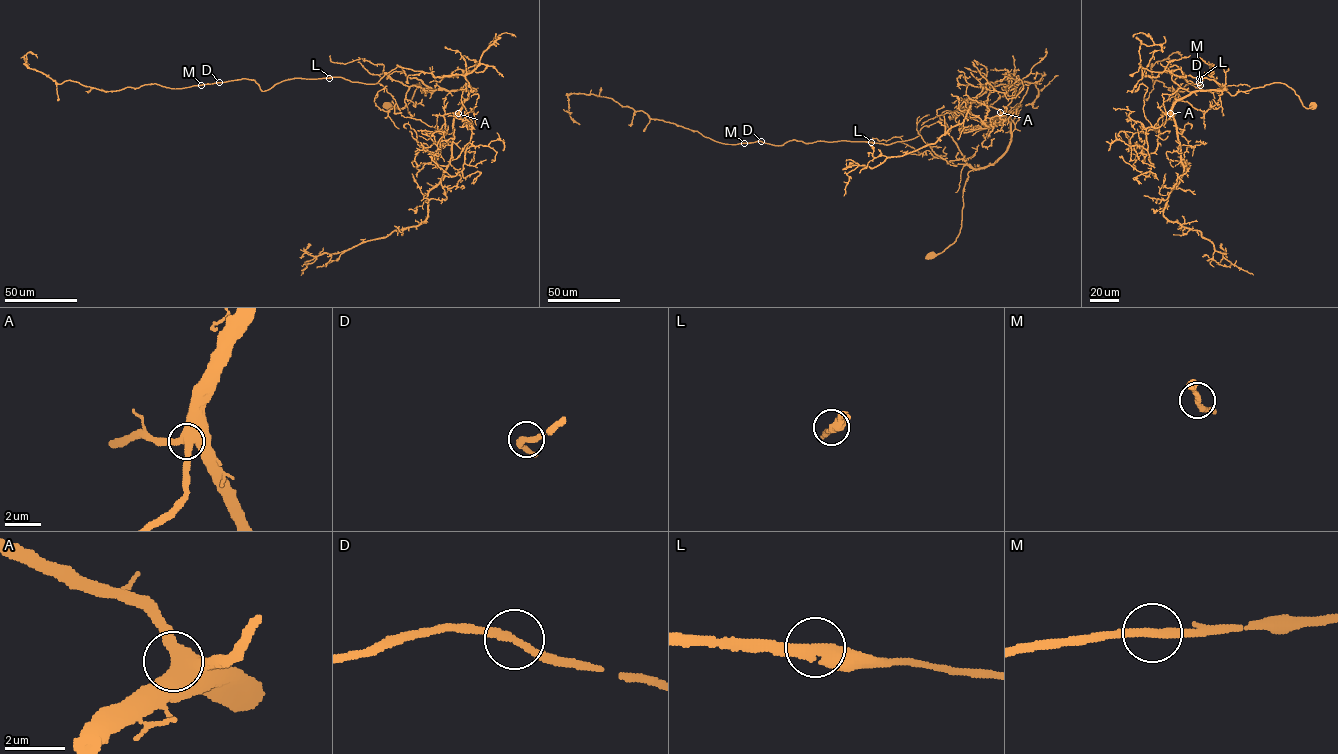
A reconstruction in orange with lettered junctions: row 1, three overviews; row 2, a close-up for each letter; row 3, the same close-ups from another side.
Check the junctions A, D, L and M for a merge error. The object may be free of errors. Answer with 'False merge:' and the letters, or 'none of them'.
False merge: none of them

